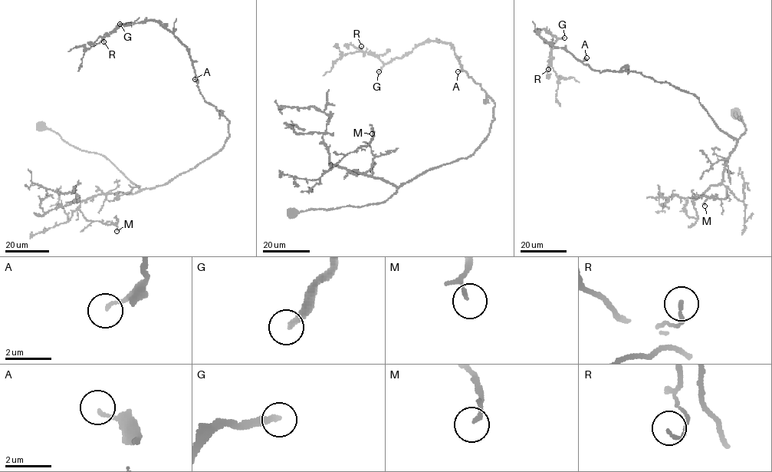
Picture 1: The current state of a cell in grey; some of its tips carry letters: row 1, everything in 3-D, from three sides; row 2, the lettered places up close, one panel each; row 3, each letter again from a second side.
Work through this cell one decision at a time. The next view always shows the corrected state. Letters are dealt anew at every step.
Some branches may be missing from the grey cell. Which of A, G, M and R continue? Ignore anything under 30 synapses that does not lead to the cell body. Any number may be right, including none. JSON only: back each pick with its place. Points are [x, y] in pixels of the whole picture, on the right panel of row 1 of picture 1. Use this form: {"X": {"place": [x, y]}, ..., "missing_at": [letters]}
{"G": {"place": [564, 37]}, "missing_at": ["G"]}

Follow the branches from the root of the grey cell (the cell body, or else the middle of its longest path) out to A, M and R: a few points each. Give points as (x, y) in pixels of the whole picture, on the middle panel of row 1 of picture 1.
A: (292, 213), (382, 202), (417, 176), (473, 153), (489, 132), (494, 102), (462, 66), (458, 71)
M: (292, 213), (359, 207), (391, 197), (397, 189), (392, 183), (333, 166), (346, 155), (367, 146), (372, 133)
R: (292, 213), (387, 200), (489, 132), (494, 102), (451, 44), (425, 41), (387, 63), (361, 46)

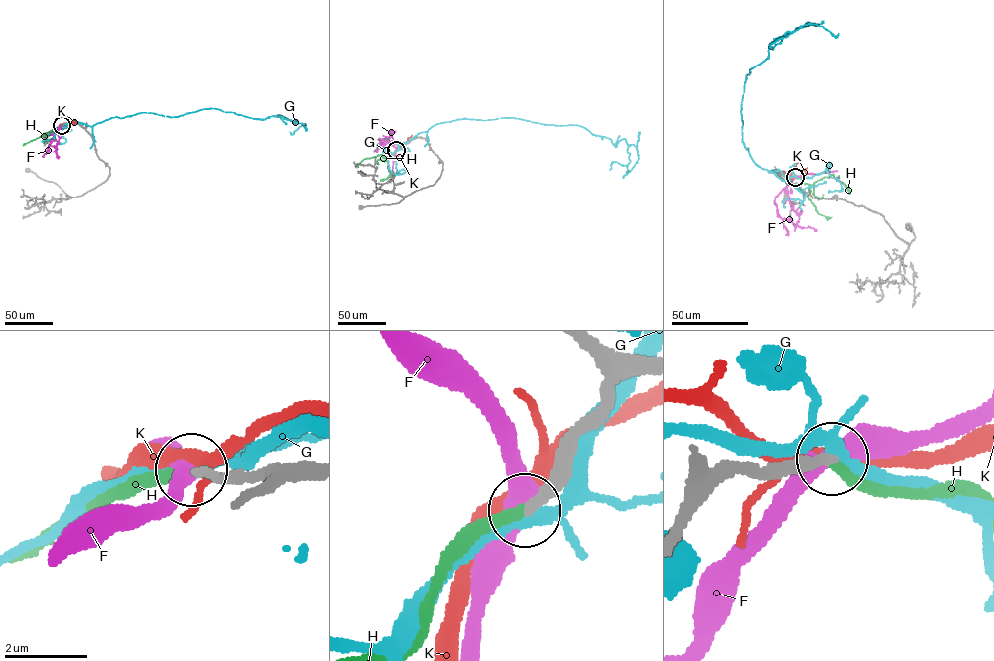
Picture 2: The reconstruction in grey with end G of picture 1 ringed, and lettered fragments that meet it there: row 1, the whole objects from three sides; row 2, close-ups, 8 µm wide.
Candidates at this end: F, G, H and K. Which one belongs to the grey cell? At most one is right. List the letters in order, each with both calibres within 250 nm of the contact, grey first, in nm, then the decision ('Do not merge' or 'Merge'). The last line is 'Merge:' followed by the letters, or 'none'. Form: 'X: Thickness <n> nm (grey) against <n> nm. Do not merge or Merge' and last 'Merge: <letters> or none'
F: Thickness 280 nm (grey) against 400 nm. Do not merge
G: Thickness 240 nm (grey) against 240 nm. Do not merge
H: Thickness 240 nm (grey) against 260 nm. Merge
K: Thickness 340 nm (grey) against 280 nm. Do not merge
Merge: H

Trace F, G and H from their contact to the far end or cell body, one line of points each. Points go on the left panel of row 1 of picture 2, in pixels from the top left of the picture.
F: (62, 125), (43, 157)
G: (62, 125), (92, 126), (141, 112), (178, 116), (211, 108), (306, 124), (290, 131)
H: (62, 125), (24, 145)

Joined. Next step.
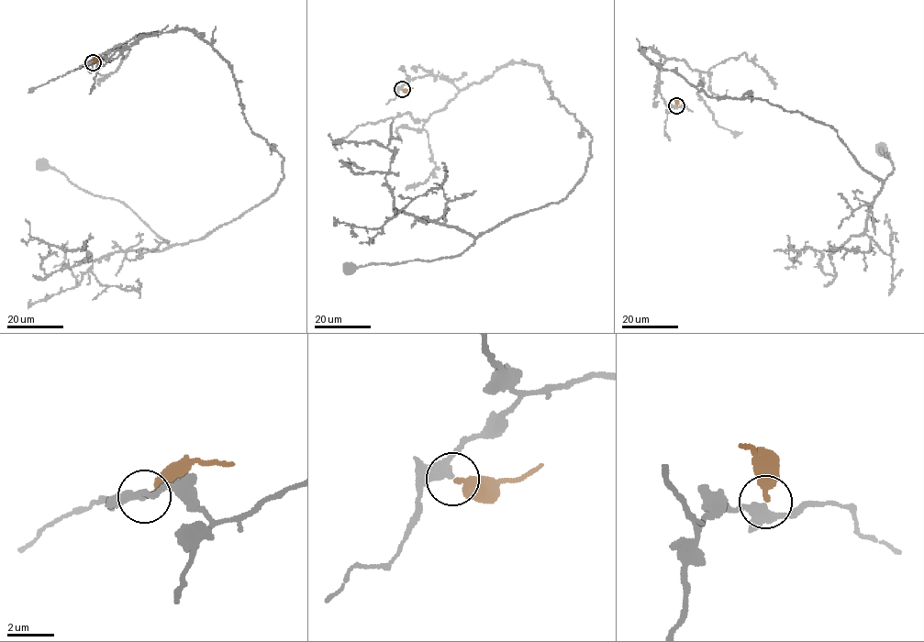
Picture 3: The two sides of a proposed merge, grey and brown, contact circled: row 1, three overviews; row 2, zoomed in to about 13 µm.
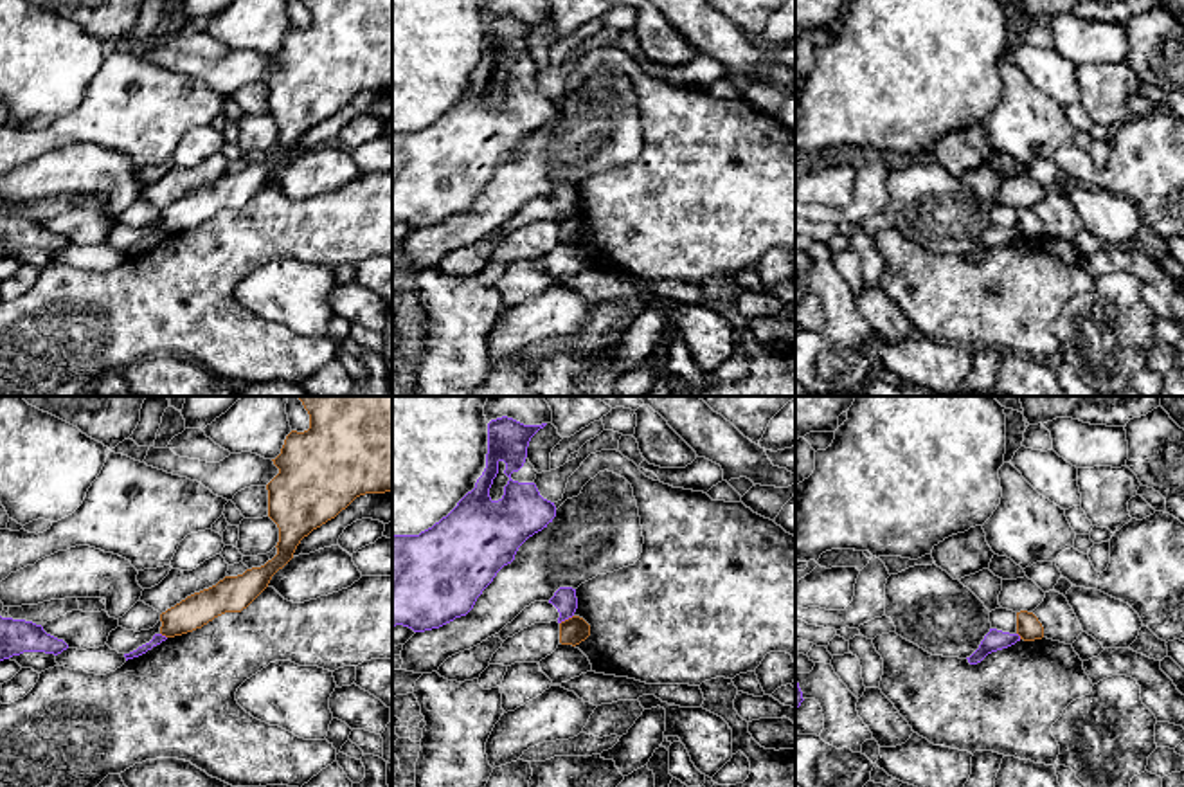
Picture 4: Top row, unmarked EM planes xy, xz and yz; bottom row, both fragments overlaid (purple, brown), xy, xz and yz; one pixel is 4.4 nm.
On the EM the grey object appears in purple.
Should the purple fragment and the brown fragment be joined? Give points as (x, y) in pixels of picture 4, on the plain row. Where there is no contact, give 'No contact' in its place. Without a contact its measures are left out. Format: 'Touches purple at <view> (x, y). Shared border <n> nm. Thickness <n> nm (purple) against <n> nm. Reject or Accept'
Touches purple at xz (565, 215). Shared border 80 nm. Thickness 100 nm (purple) against 120 nm. Reject

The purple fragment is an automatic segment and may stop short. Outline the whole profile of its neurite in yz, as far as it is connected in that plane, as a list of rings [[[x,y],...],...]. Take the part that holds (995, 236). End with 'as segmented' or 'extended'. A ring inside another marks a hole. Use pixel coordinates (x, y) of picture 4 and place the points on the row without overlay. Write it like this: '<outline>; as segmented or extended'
[[[990,225],[990,229],[981,238],[979,245],[966,254],[970,261],[981,259],[988,250],[1008,245],[1020,238],[1018,231],[1002,229],[997,225]]]; as segmented

